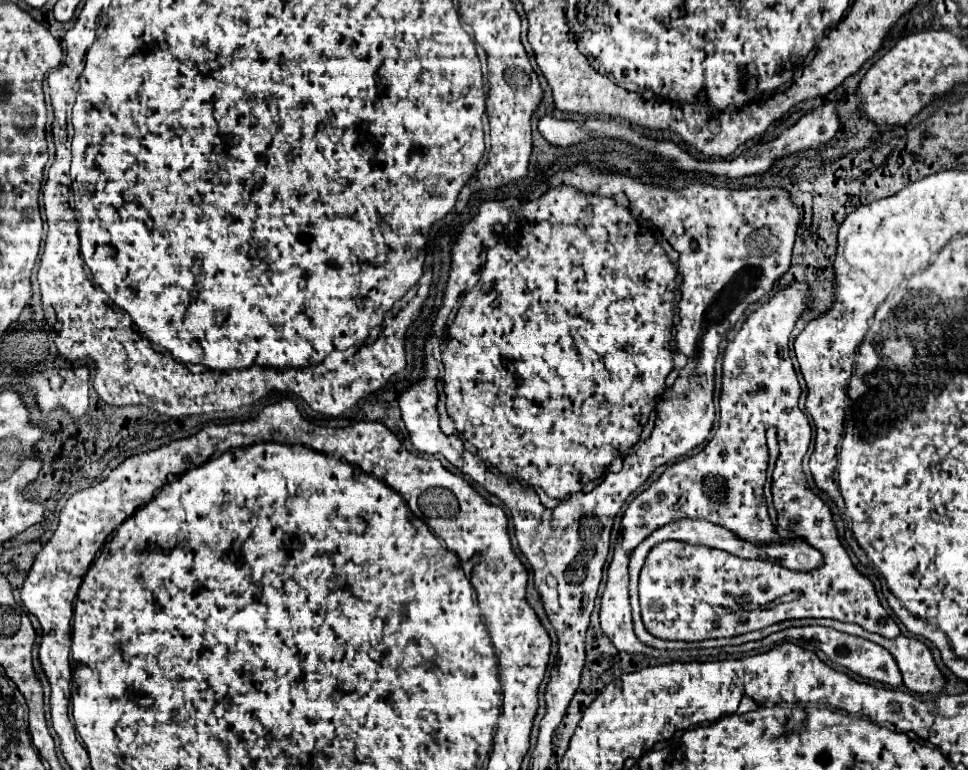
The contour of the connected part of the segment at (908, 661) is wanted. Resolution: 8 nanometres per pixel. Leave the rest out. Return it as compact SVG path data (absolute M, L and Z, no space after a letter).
M826 620L826 626L834 628L834 630L840 630L840 632L846 632L846 634L852 634L852 636L866 638L866 640L876 642L876 644L880 644L882 648L886 648L886 650L894 656L894 660L898 662L898 668L900 668L902 678L904 678L904 686L906 686L910 692L914 692L914 694L918 694L918 696L926 696L926 694L938 694L938 692L946 686L944 674L942 674L940 668L936 666L930 648L928 648L922 640L918 640L918 638L908 638L908 636L898 636L898 638L894 638L894 640L888 640L888 638L880 636L880 634L866 632L864 628L860 628L860 626L856 626L856 624L846 624L846 622L838 622L838 620Z

